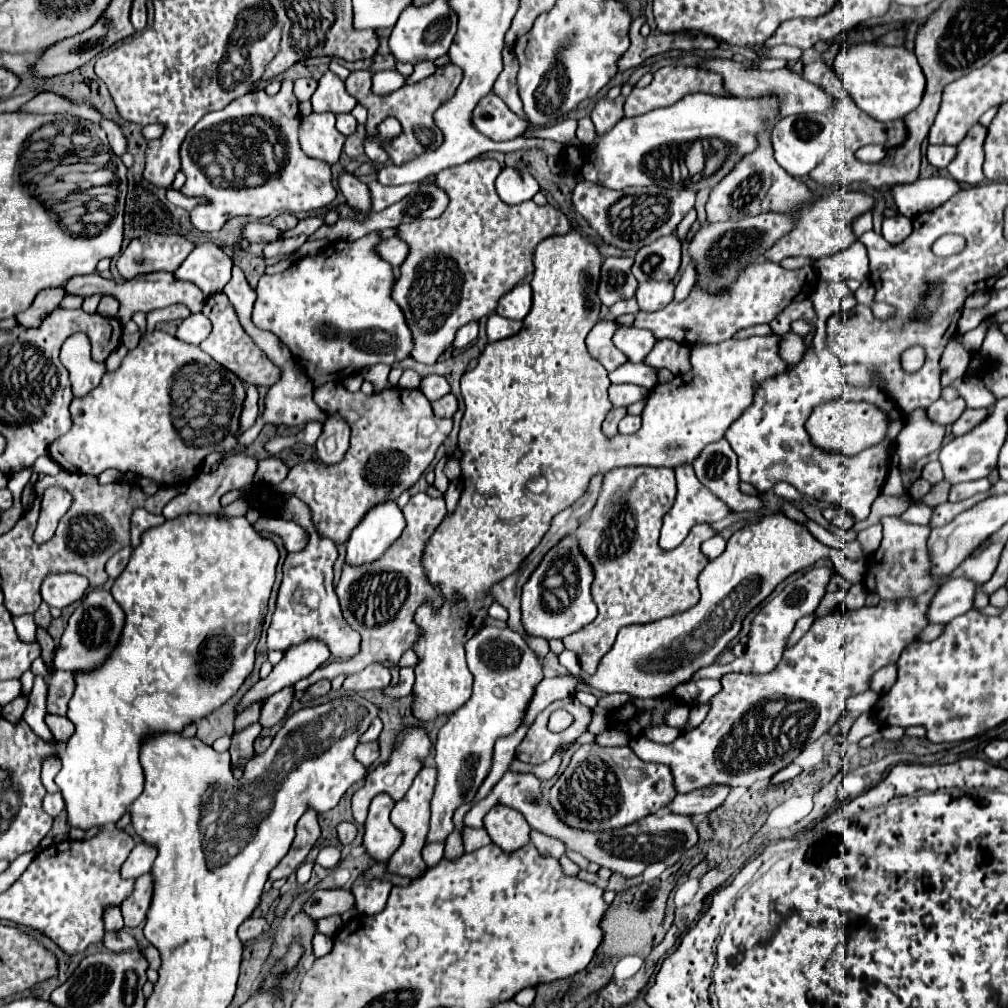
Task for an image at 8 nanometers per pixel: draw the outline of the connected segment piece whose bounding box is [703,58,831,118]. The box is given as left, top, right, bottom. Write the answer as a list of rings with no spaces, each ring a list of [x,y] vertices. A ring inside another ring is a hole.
[[[705,60],[703,64],[705,70],[713,70],[717,74],[721,74],[725,78],[725,88],[733,94],[733,96],[747,98],[763,98],[767,94],[775,94],[775,98],[779,98],[779,118],[791,116],[791,114],[801,114],[801,112],[831,112],[831,96],[827,96],[827,92],[811,82],[807,82],[801,74],[795,74],[787,68],[783,70],[773,70],[773,72],[765,72],[765,70],[747,70],[747,64],[741,62],[733,62],[733,60]]]

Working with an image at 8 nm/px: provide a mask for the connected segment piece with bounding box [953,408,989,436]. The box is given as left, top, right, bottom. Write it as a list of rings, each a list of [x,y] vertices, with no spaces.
[[[967,408],[963,414],[961,414],[961,418],[953,424],[953,434],[955,436],[963,436],[963,434],[967,434],[969,430],[973,430],[977,424],[981,424],[985,418],[989,416],[989,412],[987,412],[987,408]]]

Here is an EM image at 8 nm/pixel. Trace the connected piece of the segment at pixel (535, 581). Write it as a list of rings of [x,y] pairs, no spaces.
[[[573,536],[563,538],[555,548],[551,548],[545,558],[541,560],[541,564],[537,566],[537,570],[531,574],[531,578],[527,580],[527,584],[523,586],[523,596],[521,596],[521,626],[525,630],[525,634],[529,636],[541,636],[545,640],[561,640],[567,634],[573,634],[577,630],[581,630],[583,626],[587,626],[595,616],[597,616],[597,606],[591,598],[591,582],[593,582],[593,570],[589,566],[589,562],[581,556]]]

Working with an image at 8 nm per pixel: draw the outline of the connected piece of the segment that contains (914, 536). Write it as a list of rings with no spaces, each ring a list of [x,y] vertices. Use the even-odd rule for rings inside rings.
[[[883,516],[883,542],[879,550],[871,556],[869,572],[865,576],[865,588],[877,592],[883,600],[899,600],[905,596],[919,596],[933,584],[929,570],[931,562],[927,558],[927,538],[929,526],[917,526],[903,522],[899,516]]]

